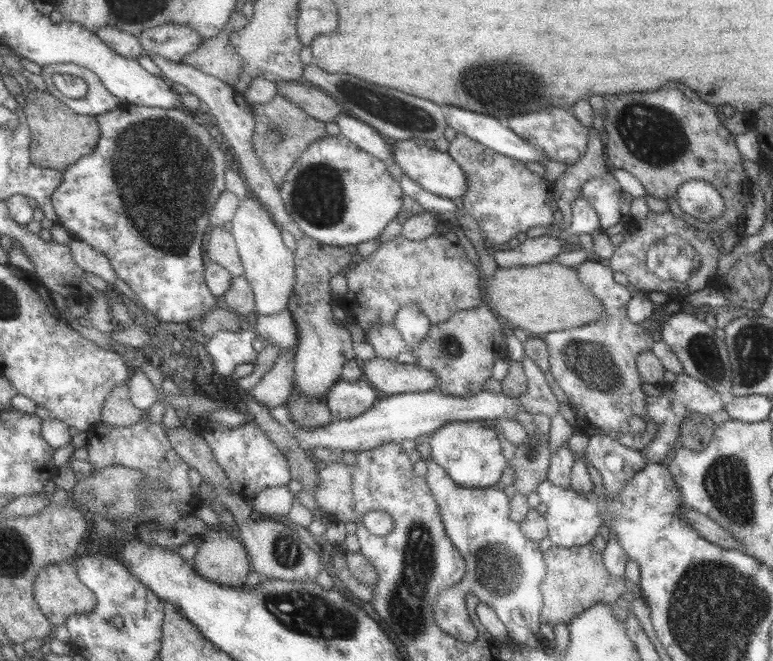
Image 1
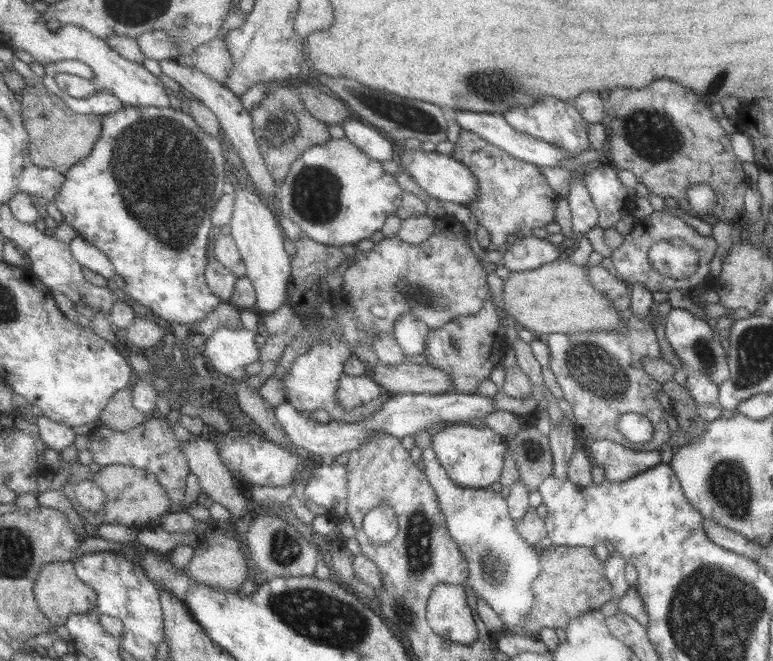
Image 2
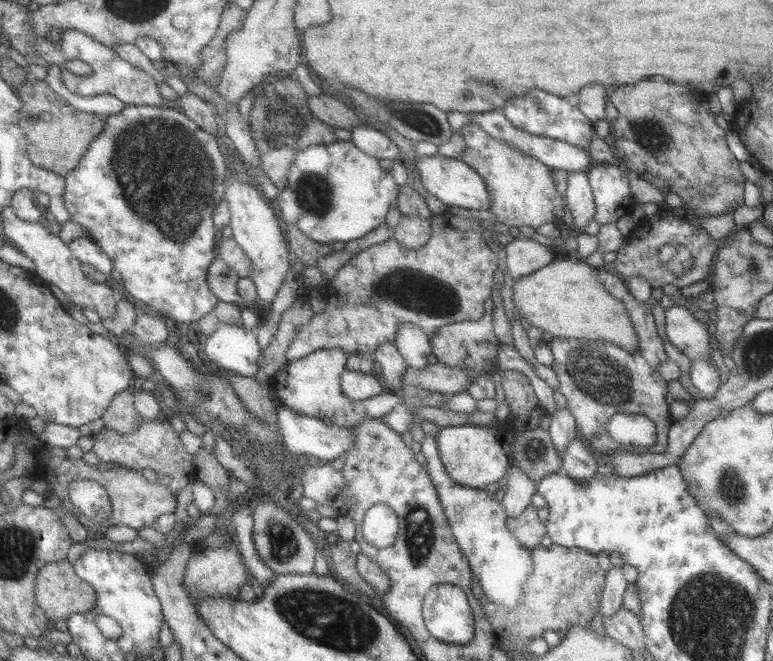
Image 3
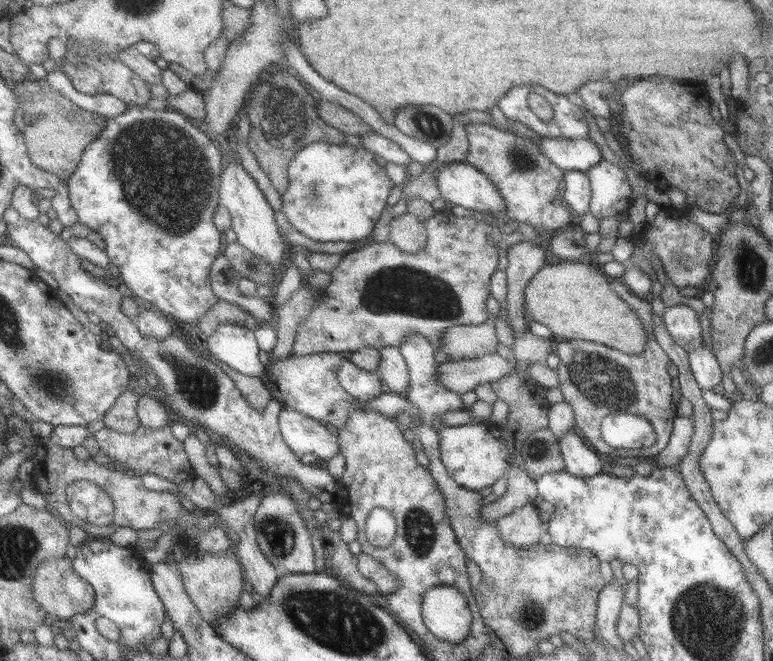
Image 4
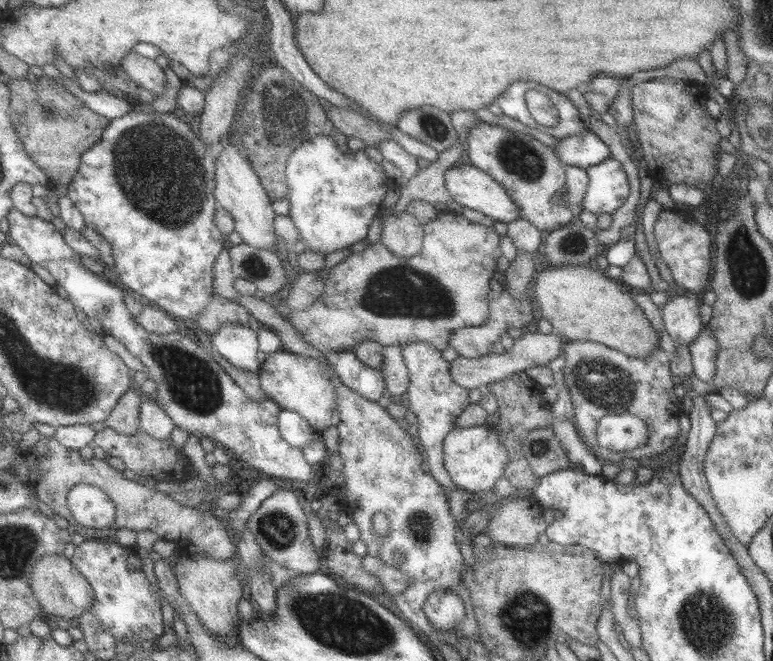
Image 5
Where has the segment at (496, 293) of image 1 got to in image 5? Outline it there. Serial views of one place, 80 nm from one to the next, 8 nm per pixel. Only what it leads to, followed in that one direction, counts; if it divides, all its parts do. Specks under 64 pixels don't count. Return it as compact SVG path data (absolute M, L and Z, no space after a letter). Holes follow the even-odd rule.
M593 265L549 266L537 274L531 288L538 318L547 319L566 341L603 343L630 357L646 357L658 348L658 334L645 318L641 307L618 280L610 279Z

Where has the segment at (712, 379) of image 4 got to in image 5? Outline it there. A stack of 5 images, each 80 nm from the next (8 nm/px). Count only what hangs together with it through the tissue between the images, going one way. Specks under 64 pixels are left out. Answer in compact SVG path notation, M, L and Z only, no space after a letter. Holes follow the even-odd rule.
M707 324L702 327L699 336L687 347L691 357L692 376L701 382L710 384L714 377L718 344Z

